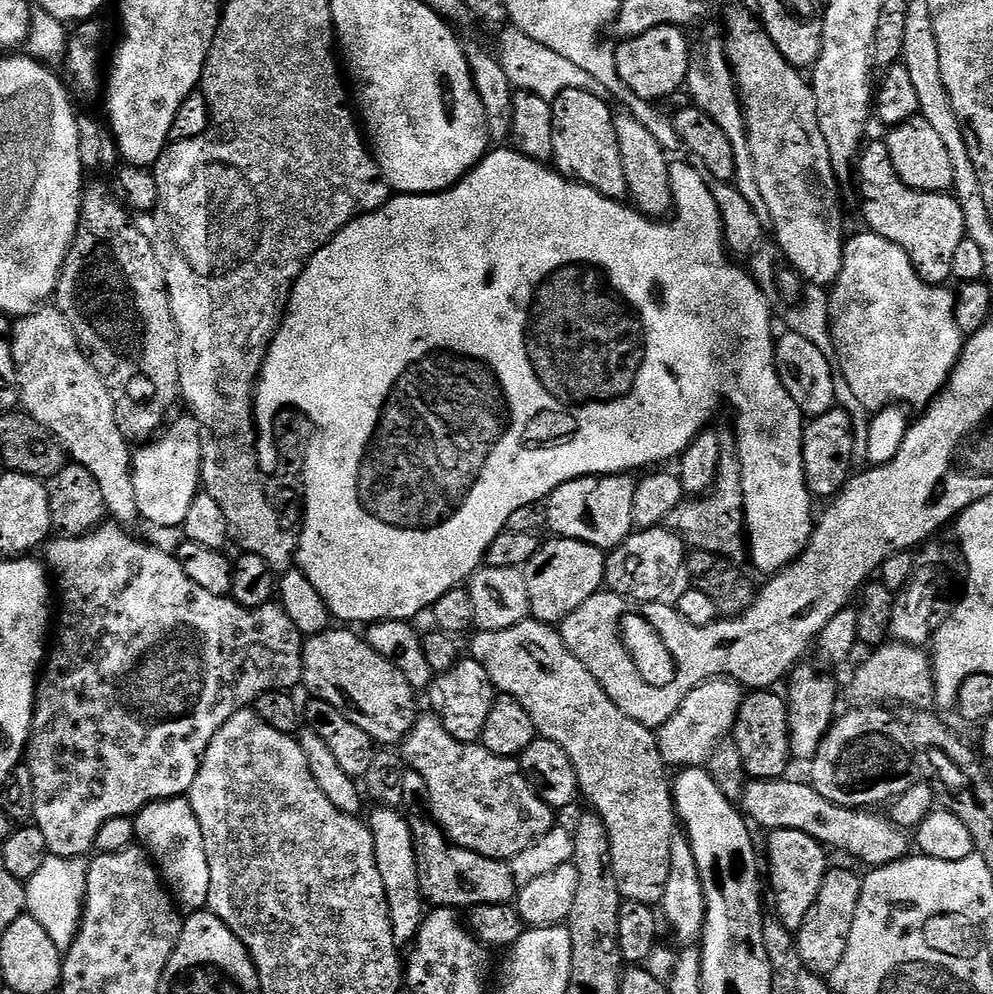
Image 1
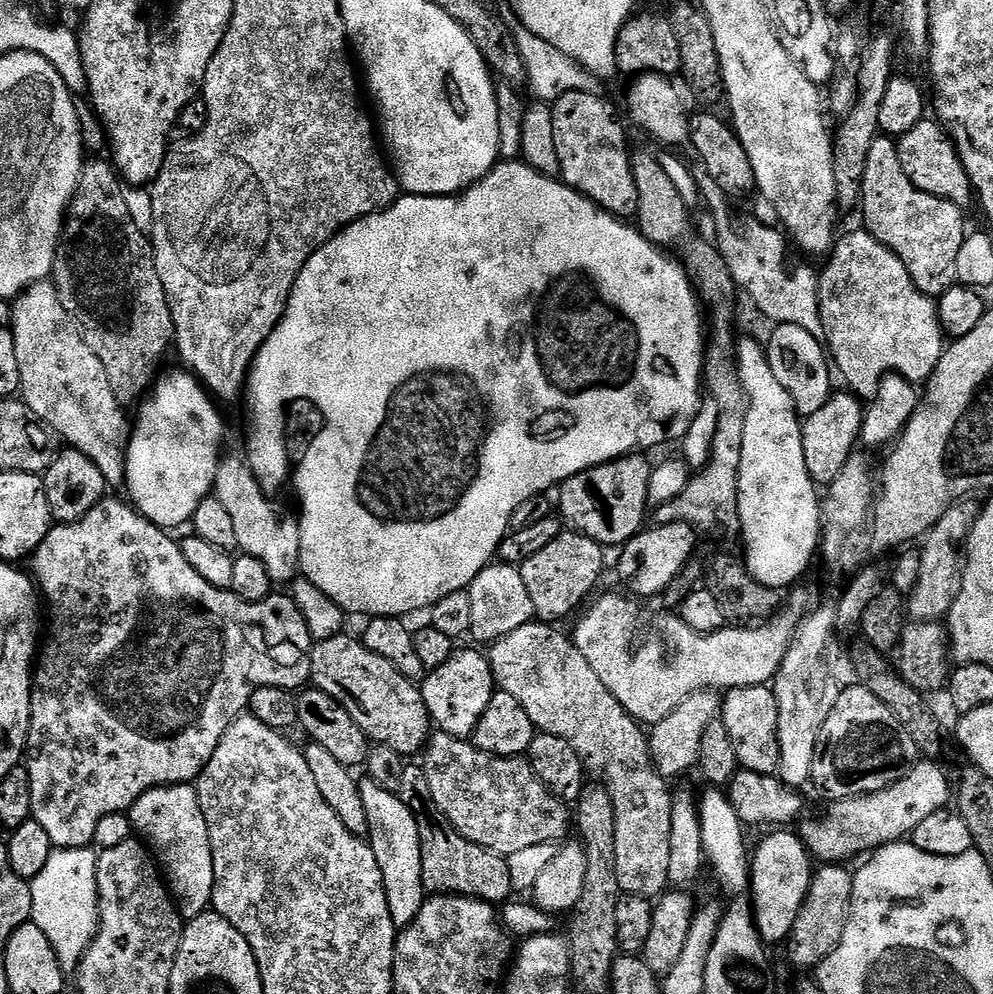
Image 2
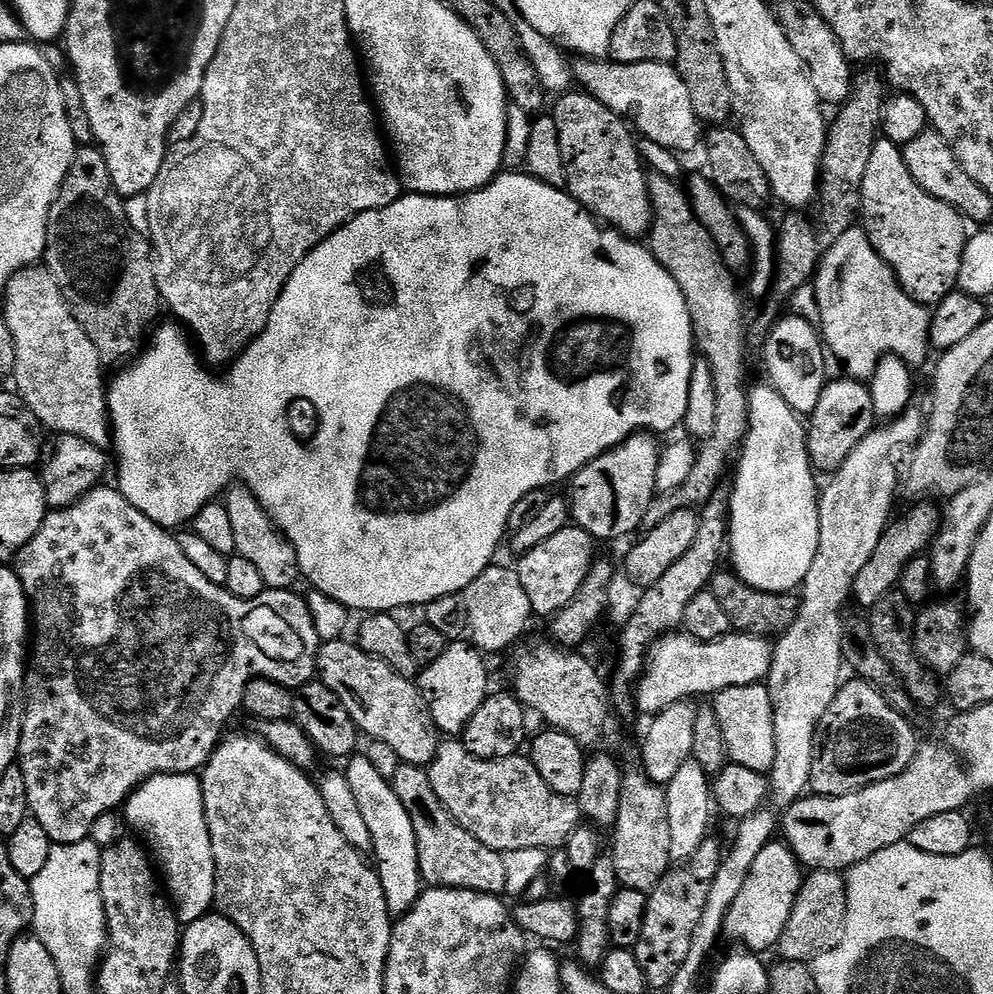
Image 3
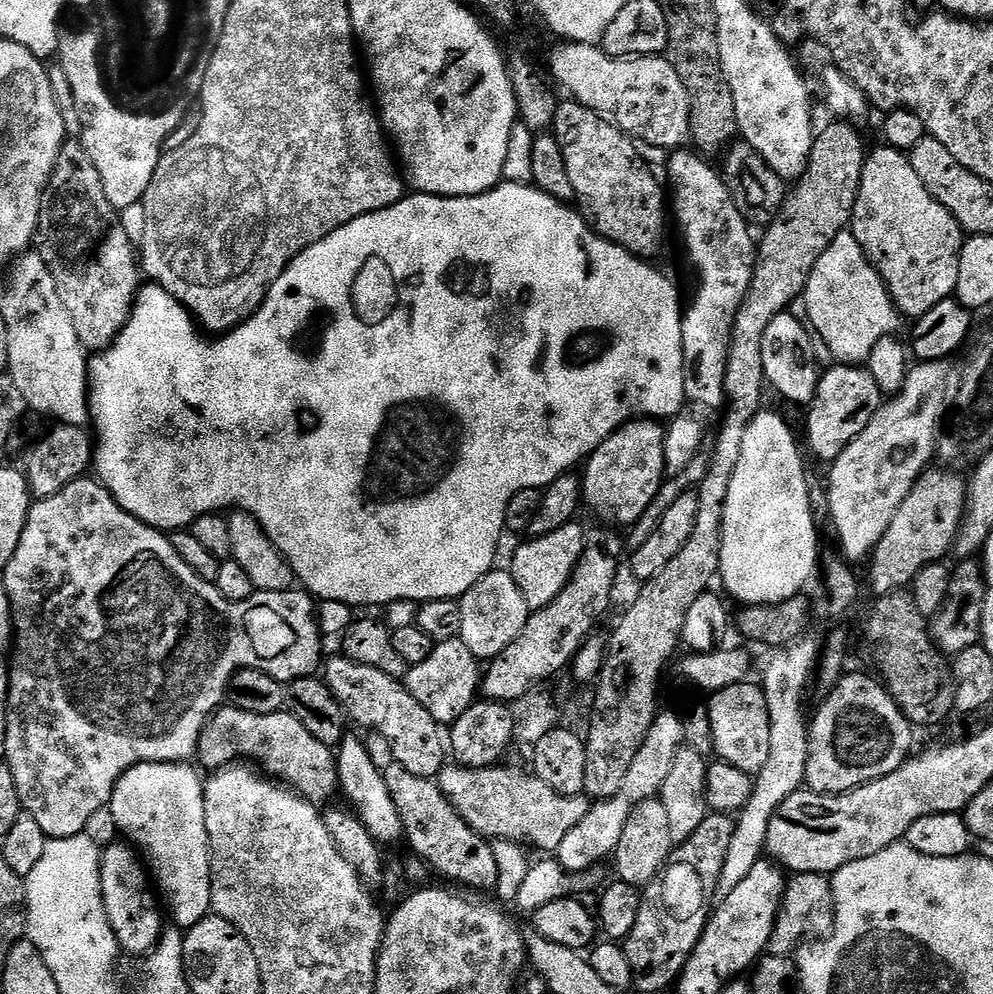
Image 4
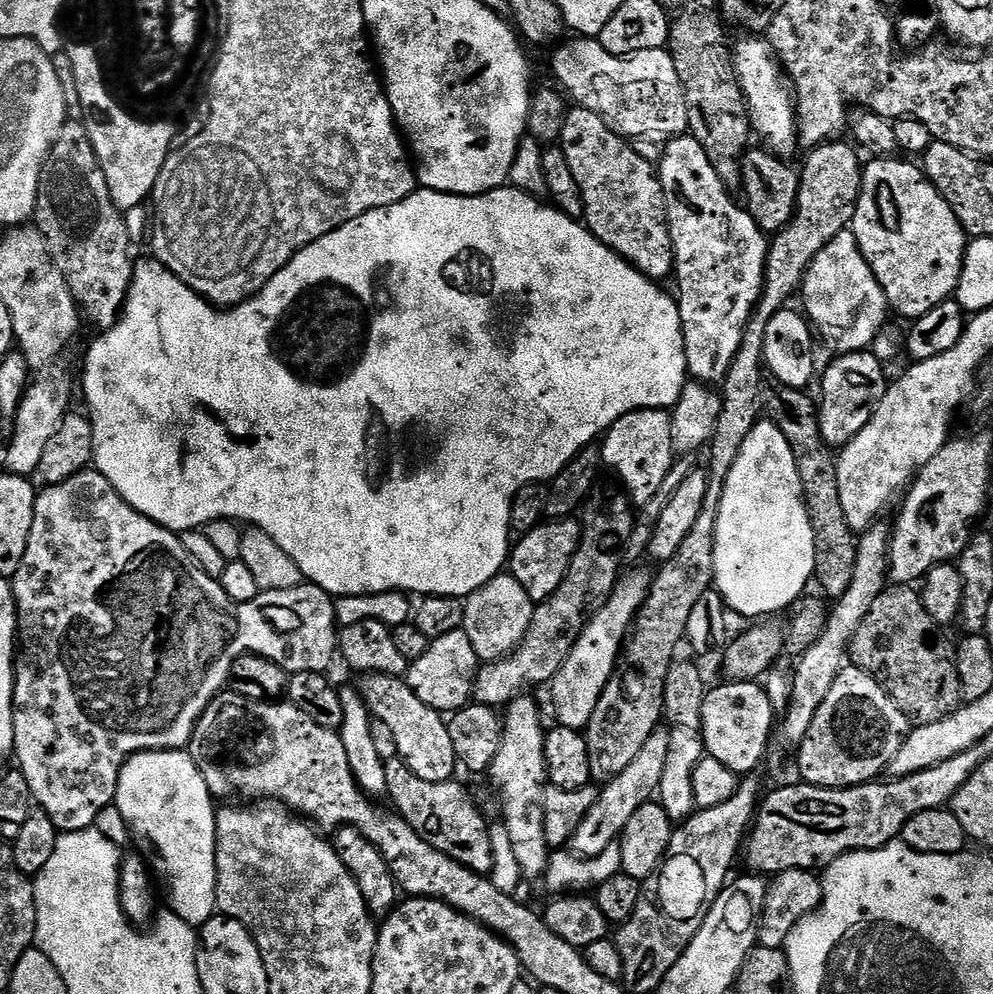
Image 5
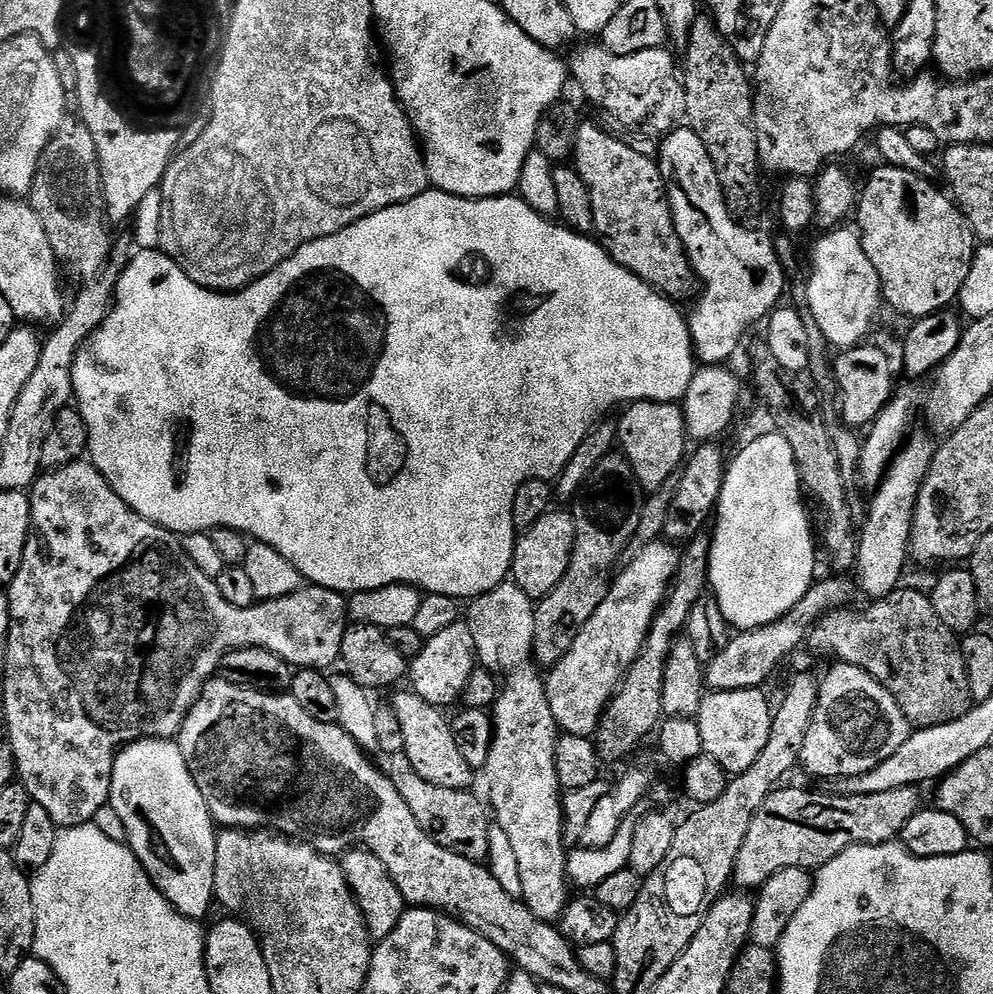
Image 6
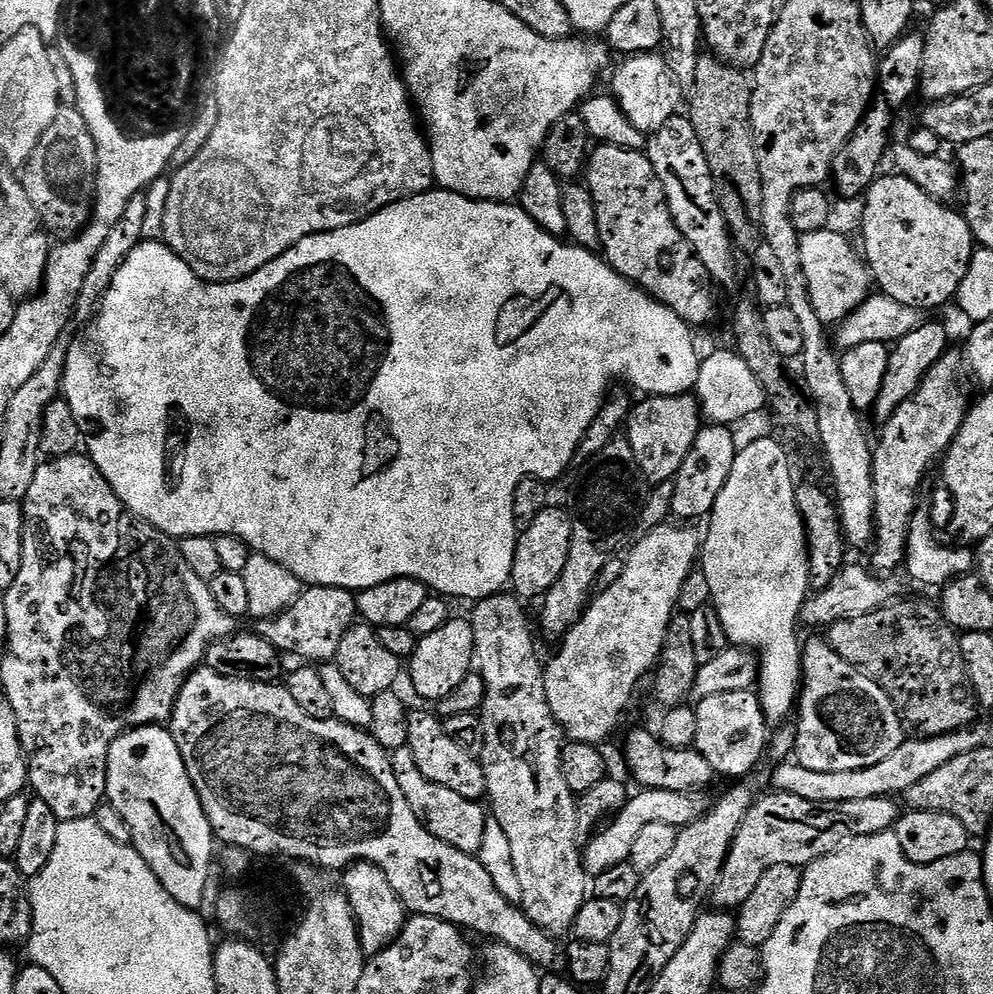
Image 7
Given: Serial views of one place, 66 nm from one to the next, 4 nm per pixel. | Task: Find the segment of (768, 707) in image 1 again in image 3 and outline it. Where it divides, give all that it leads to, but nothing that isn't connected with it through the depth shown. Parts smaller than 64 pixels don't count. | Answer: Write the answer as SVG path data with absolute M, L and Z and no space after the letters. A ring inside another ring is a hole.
M767 683L730 686L716 693L711 705L718 714L718 726L722 726L729 761L746 766L746 770L771 772L774 766L774 706L770 702Z

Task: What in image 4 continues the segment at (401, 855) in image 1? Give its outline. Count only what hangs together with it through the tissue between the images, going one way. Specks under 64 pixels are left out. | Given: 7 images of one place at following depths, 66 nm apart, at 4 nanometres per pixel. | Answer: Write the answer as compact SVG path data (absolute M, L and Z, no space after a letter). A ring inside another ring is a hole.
M355 734L345 736L336 752L336 769L340 778L342 794L348 798L351 811L370 830L370 834L381 846L389 846L396 839L404 836L402 818L398 816L398 806L394 806L394 798L390 798L390 790L386 790L384 773L378 766L374 766L373 759L366 750L364 740Z

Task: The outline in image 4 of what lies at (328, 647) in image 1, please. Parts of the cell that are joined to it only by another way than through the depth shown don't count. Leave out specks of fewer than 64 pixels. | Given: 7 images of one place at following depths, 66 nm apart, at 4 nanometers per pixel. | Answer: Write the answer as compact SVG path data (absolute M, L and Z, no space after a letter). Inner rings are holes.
M337 654L323 669L323 679L328 681L330 690L348 713L349 721L358 723L368 732L377 732L390 742L396 763L406 766L410 774L418 774L427 780L439 777L440 771L450 760L450 749L446 739L445 725L438 723L410 694L399 679L392 677L391 671L375 668Z

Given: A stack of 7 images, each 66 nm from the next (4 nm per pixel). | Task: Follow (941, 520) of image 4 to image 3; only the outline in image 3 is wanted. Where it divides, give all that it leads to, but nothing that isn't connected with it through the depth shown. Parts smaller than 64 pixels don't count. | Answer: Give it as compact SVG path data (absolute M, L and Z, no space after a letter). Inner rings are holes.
M920 502L916 509L909 516L904 516L900 521L889 527L882 539L878 542L878 550L874 550L874 555L866 566L862 566L862 574L852 587L854 600L870 610L882 598L886 598L900 583L900 576L906 570L906 566L917 558L923 557L929 551L930 545L940 531L940 521L942 519L941 509L936 509L932 502Z

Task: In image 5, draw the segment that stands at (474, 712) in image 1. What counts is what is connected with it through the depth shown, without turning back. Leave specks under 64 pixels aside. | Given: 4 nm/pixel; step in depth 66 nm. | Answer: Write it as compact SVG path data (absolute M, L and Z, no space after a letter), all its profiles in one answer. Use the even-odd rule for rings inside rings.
M461 630L431 641L426 654L407 665L406 679L414 694L418 694L426 706L441 714L451 714L465 708L473 699L476 674L481 663L474 654L474 646L470 646L470 638Z

